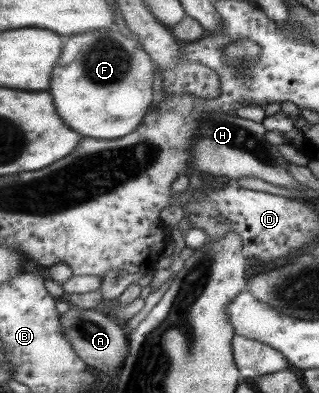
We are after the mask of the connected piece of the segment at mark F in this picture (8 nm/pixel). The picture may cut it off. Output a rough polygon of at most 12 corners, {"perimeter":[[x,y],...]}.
{"perimeter":[[69,36],[47,90],[83,137],[132,133],[153,100],[142,46]]}

